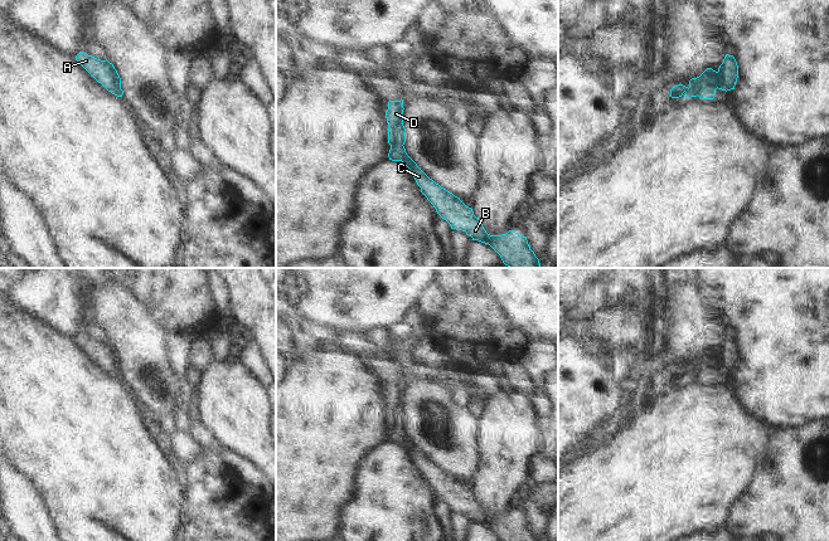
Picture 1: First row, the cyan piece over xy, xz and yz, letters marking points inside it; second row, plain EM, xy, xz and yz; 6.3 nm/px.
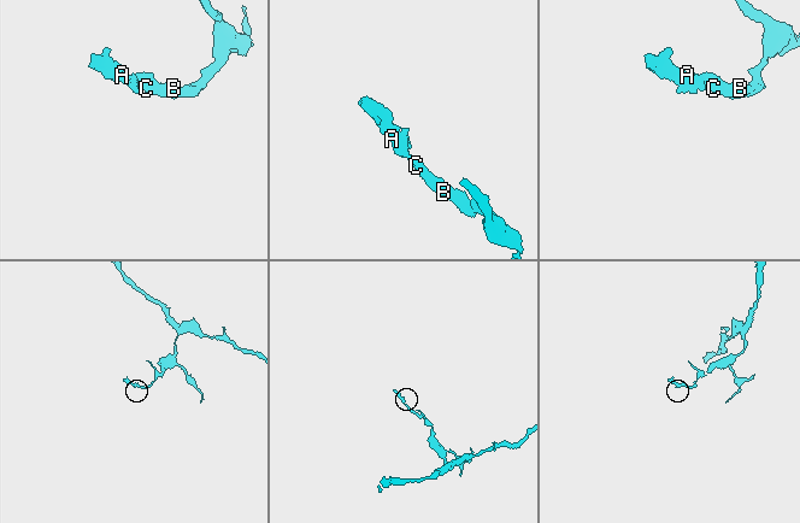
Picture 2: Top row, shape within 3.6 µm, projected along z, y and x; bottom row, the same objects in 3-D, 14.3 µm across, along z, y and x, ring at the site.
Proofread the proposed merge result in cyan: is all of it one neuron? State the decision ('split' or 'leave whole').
leave whole

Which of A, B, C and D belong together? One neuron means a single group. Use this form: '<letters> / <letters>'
A B C D

